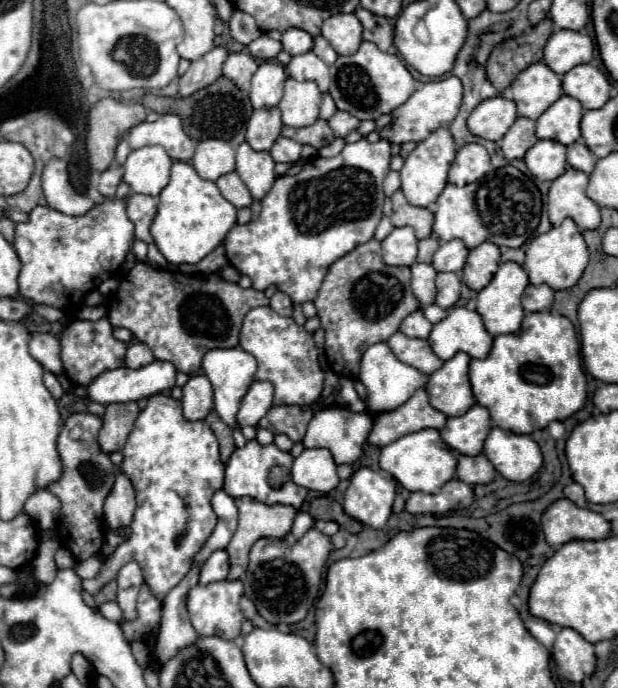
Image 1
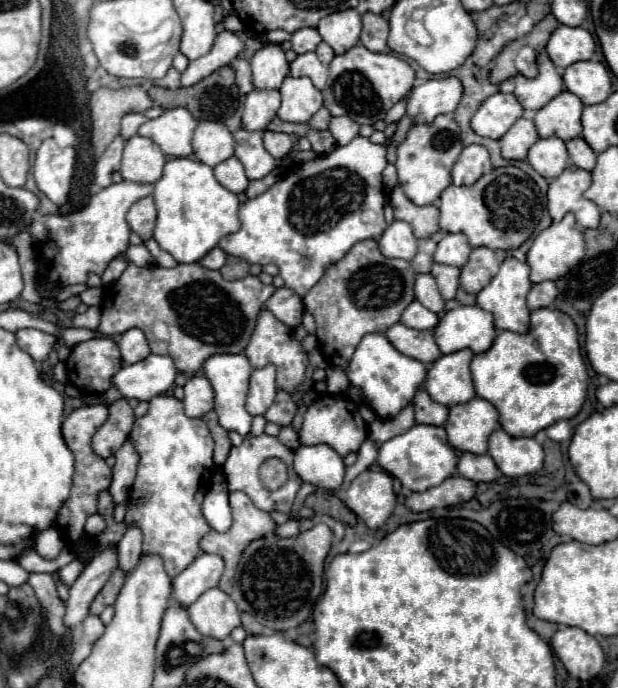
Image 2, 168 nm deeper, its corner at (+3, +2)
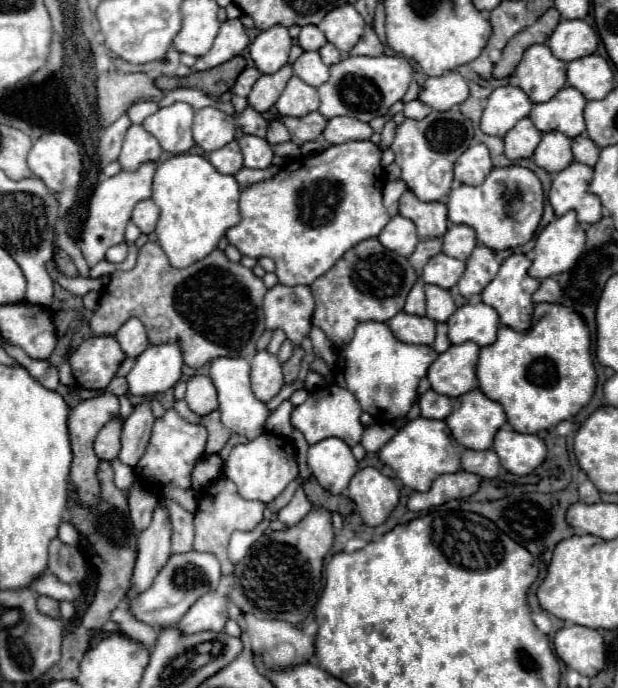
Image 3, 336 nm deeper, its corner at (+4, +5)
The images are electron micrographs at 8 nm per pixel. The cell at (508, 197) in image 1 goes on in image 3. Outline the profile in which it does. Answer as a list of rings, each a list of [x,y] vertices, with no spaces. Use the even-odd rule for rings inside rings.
[[[523,166],[493,168],[481,186],[461,184],[451,190],[449,220],[453,224],[467,224],[477,232],[477,240],[491,250],[507,250],[527,244],[543,216],[543,188],[539,178]]]

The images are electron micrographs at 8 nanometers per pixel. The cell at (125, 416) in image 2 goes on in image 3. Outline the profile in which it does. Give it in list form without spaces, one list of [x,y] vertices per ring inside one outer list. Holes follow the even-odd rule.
[[[113,418],[107,426],[101,428],[101,432],[95,438],[95,454],[101,460],[115,460],[121,450],[121,420]]]

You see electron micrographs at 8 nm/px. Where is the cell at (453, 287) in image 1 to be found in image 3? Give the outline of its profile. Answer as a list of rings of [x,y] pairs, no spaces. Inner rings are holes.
[[[437,254],[425,264],[421,278],[427,284],[435,284],[435,286],[449,290],[459,282],[463,270],[465,270],[465,262],[451,258],[447,254]]]

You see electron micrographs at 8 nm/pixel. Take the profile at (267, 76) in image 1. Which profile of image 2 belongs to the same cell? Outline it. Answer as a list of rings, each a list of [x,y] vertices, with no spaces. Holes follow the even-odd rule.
[[[266,43],[254,53],[250,65],[254,89],[280,89],[282,81],[288,77],[288,61],[278,43]]]

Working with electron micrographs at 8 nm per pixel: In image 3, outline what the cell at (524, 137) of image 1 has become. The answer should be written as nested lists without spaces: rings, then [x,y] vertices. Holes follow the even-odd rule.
[[[529,118],[519,120],[503,138],[505,140],[505,156],[509,160],[519,160],[519,158],[531,158],[535,148],[541,142],[541,132],[535,130],[533,122]]]

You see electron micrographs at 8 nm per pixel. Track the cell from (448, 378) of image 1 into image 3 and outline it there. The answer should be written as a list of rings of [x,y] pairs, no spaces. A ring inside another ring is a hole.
[[[475,342],[449,346],[449,350],[439,354],[437,360],[429,366],[427,378],[431,388],[451,398],[473,390],[477,386],[477,358],[479,346]]]

